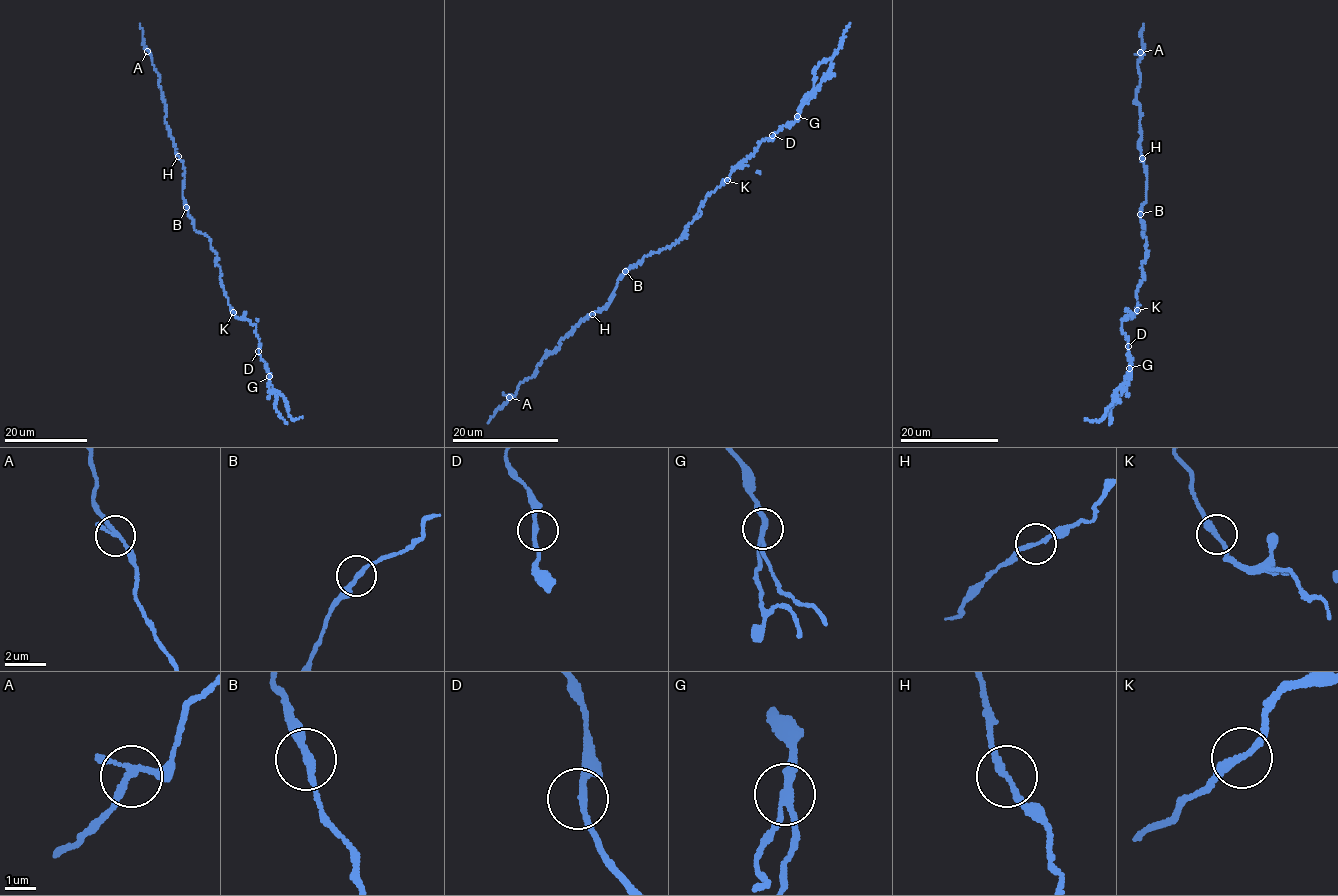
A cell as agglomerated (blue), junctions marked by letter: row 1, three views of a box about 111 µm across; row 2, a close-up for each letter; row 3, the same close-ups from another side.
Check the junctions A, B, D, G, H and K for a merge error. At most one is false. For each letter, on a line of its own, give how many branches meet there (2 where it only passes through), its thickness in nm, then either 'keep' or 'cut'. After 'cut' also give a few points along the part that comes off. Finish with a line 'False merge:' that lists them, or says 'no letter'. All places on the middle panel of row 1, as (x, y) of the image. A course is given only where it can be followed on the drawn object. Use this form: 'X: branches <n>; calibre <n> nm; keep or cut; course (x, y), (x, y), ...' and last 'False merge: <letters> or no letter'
A: branches 3; calibre 180 nm; keep
B: branches 2; calibre 200 nm; keep
D: branches 2; calibre 200 nm; keep
G: branches 3; calibre 200 nm; cut; course (797, 117), (802, 103), (817, 93), (829, 72), (850, 24)
H: branches 2; calibre 180 nm; keep
K: branches 2; calibre 200 nm; keep
False merge: G

